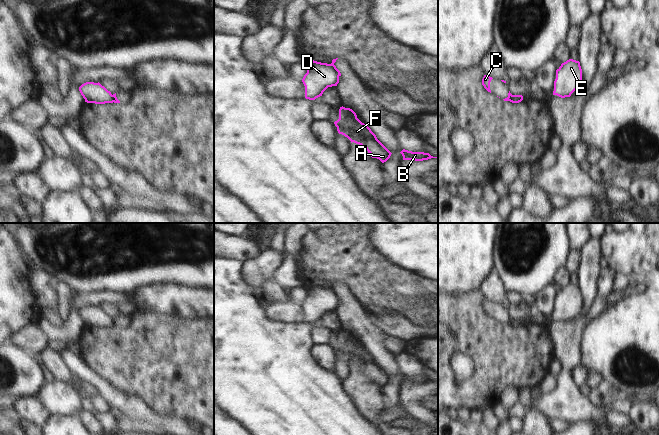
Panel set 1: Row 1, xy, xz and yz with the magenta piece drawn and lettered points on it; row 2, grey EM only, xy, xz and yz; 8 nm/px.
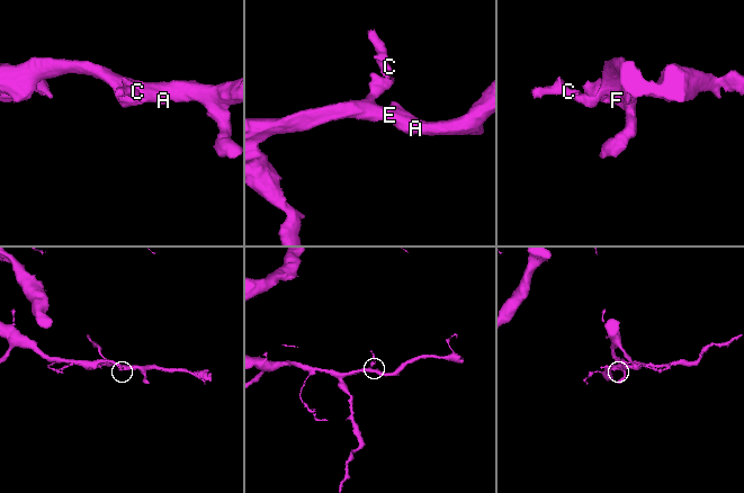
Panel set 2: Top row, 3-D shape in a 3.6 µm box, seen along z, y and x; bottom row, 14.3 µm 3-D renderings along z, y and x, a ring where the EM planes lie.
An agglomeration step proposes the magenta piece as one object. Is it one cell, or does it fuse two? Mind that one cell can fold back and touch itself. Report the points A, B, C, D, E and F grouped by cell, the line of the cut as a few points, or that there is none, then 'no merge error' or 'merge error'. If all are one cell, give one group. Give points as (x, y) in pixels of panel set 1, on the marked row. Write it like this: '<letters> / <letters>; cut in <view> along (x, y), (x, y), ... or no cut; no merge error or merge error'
A B D E F / C; cut in xz along (331, 63), (339, 75); merge error

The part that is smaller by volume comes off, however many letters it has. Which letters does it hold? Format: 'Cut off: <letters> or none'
Cut off: C

